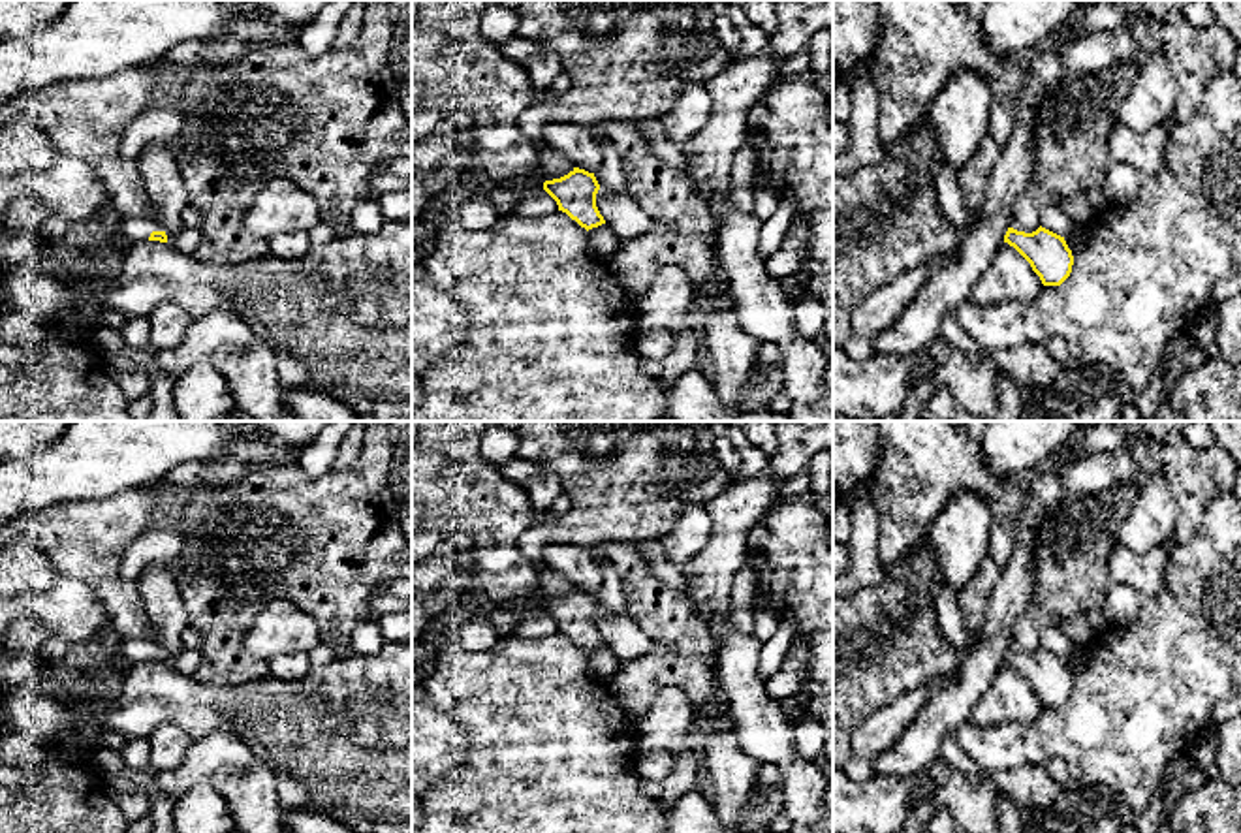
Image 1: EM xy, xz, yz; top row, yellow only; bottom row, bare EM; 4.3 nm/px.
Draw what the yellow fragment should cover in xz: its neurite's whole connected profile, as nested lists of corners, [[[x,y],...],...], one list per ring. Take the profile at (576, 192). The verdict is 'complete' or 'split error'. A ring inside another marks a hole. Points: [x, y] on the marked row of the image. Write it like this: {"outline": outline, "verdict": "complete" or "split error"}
{"outline": [[[543,139],[534,141],[540,154],[540,175],[543,190],[587,231],[605,224],[596,207],[600,184],[594,173],[575,167],[562,152],[551,149]]], "verdict": "split error"}

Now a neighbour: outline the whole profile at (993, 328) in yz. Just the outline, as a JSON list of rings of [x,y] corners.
[[[1233,71],[1213,77],[1194,117],[1171,124],[1164,167],[1141,177],[1132,201],[1107,203],[1079,237],[1064,241],[1074,256],[1070,276],[1060,286],[1042,286],[1029,308],[966,301],[948,316],[989,355],[1060,337],[1074,363],[1102,363],[1134,393],[1147,389],[1166,344],[1213,306],[1211,291],[1220,280],[1241,276],[1241,79]]]

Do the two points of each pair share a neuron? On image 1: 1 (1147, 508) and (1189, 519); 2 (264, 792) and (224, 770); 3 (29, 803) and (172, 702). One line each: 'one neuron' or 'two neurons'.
1: two neurons
2: one neuron
3: two neurons

